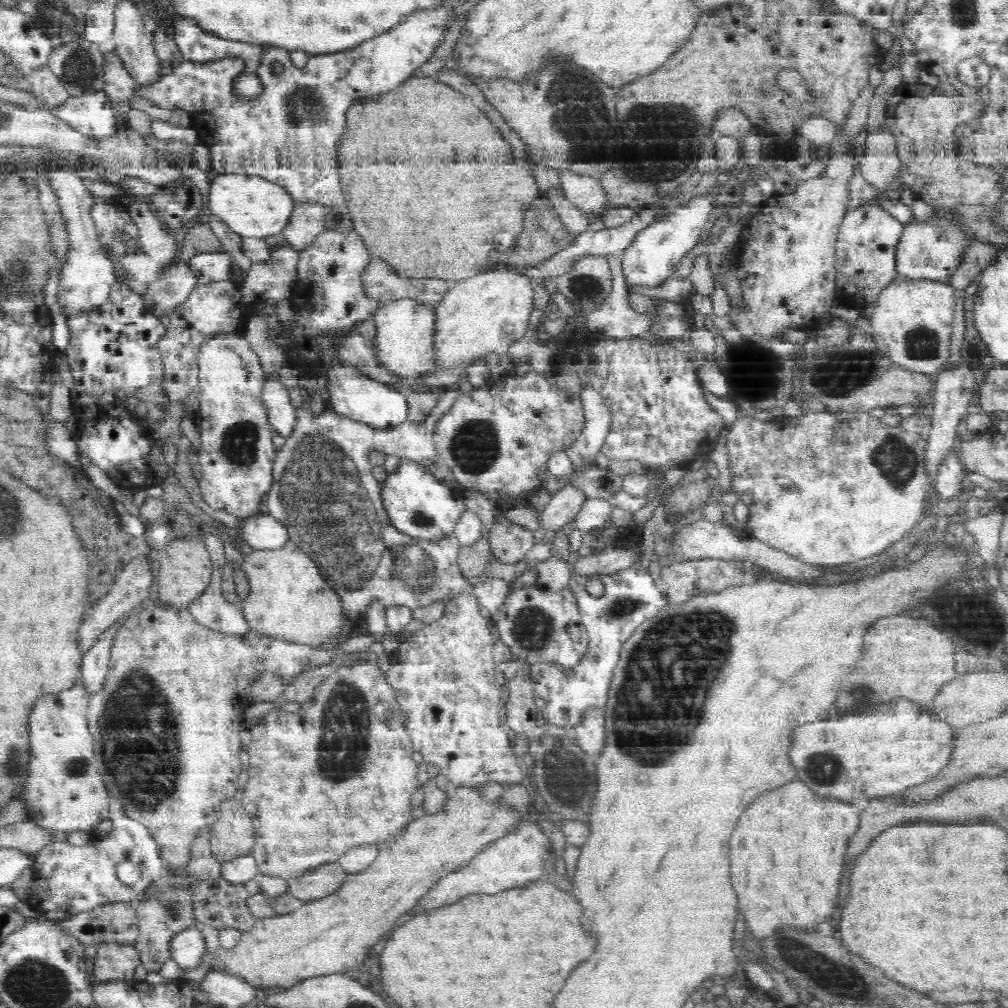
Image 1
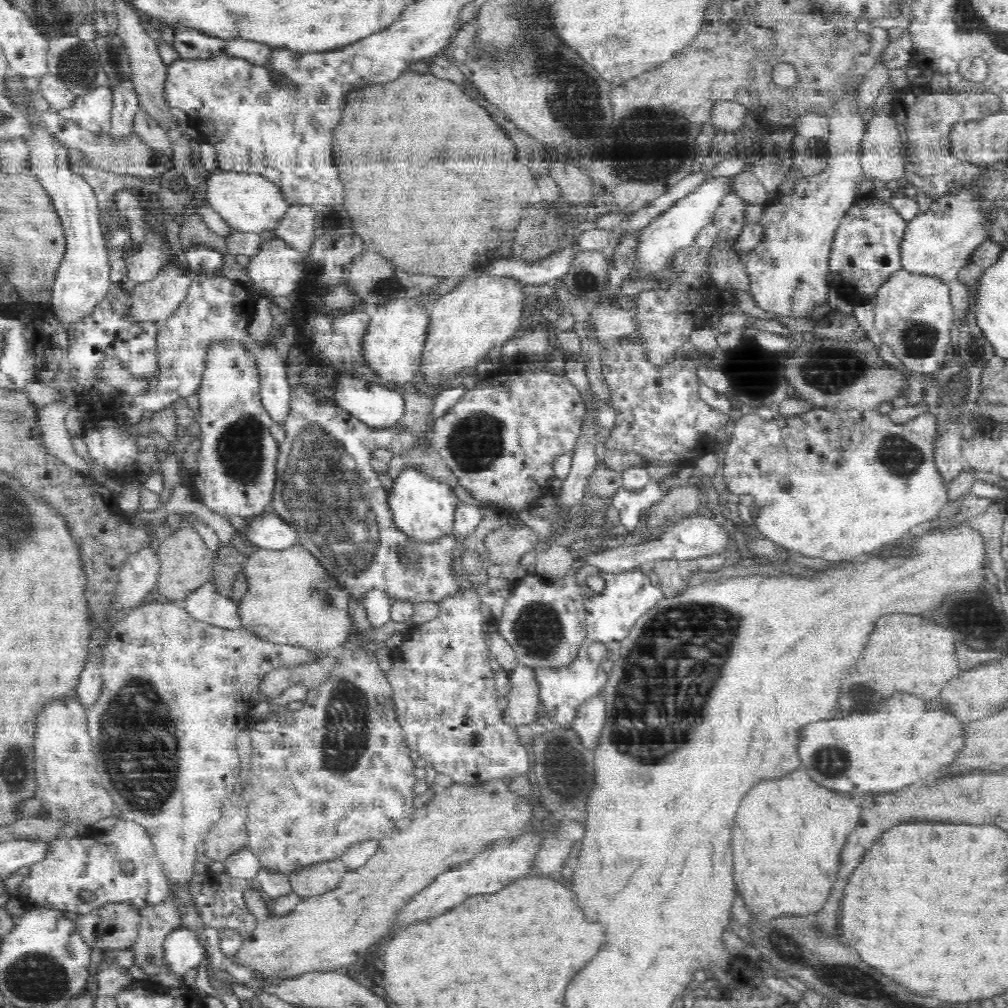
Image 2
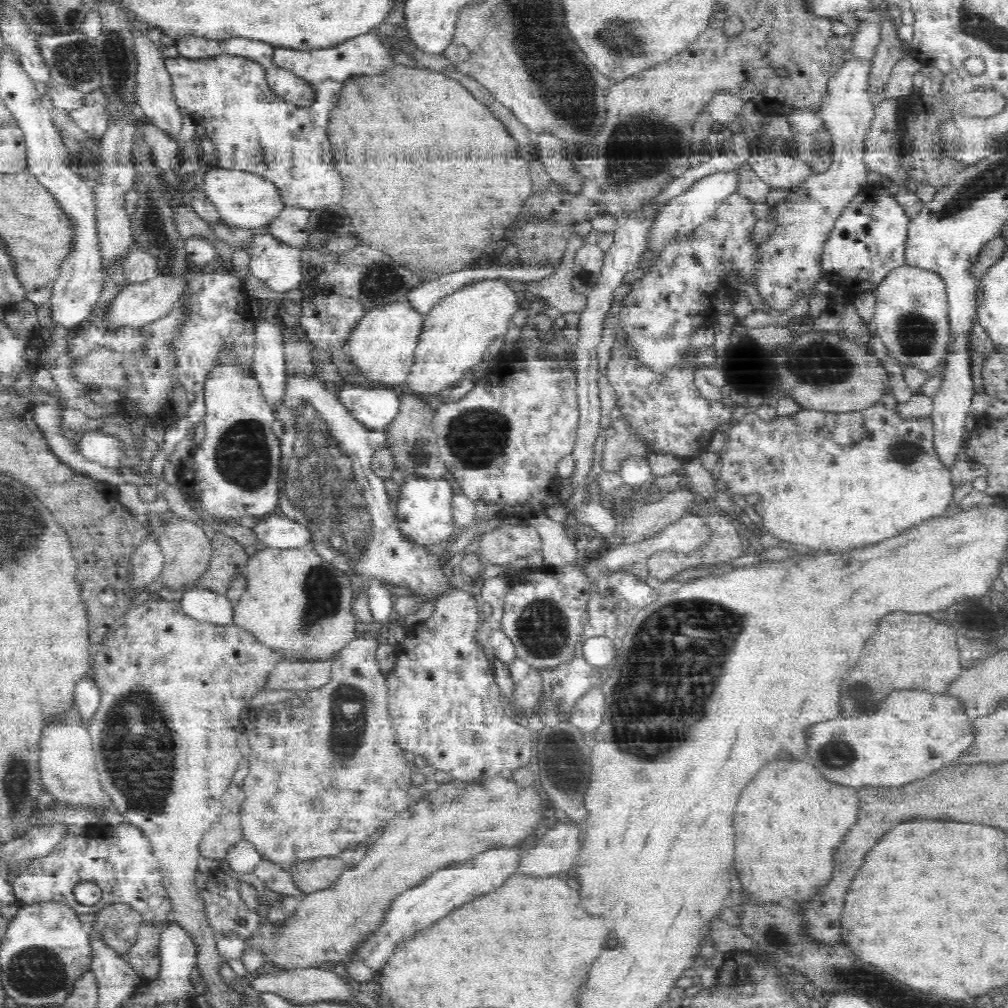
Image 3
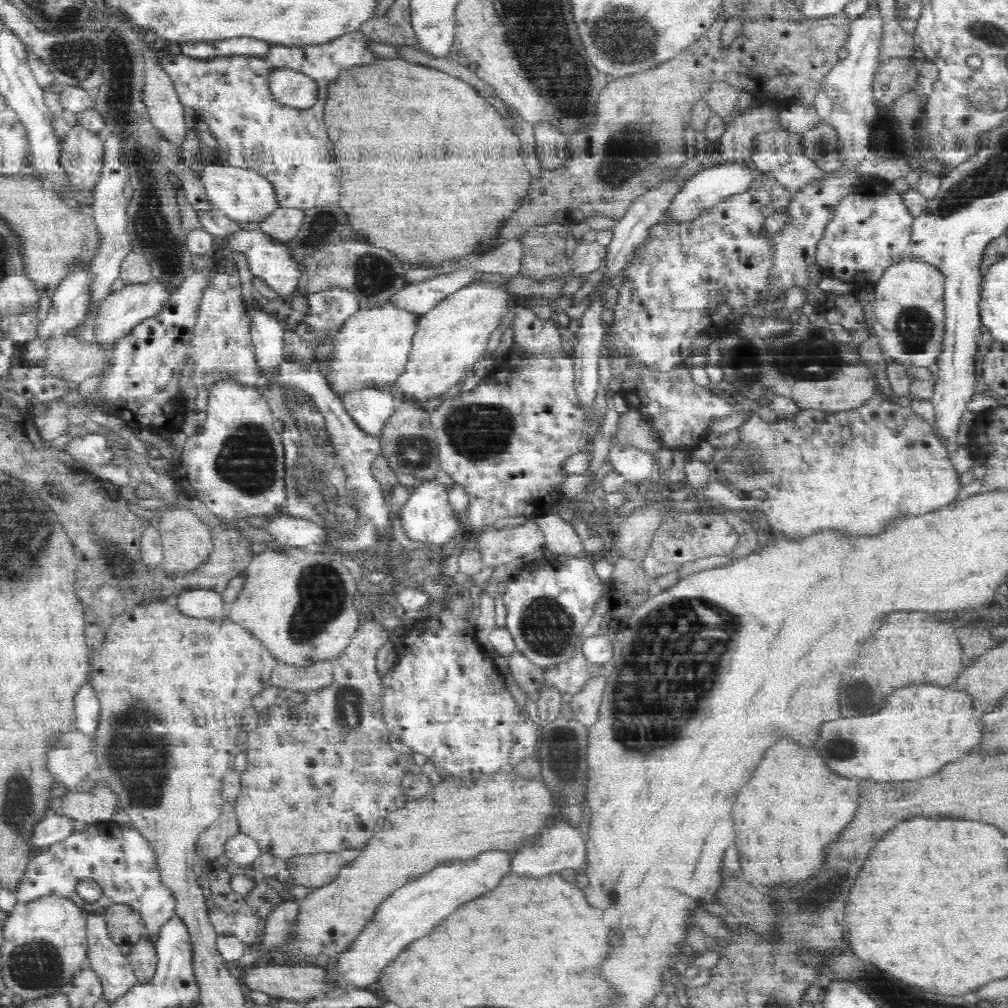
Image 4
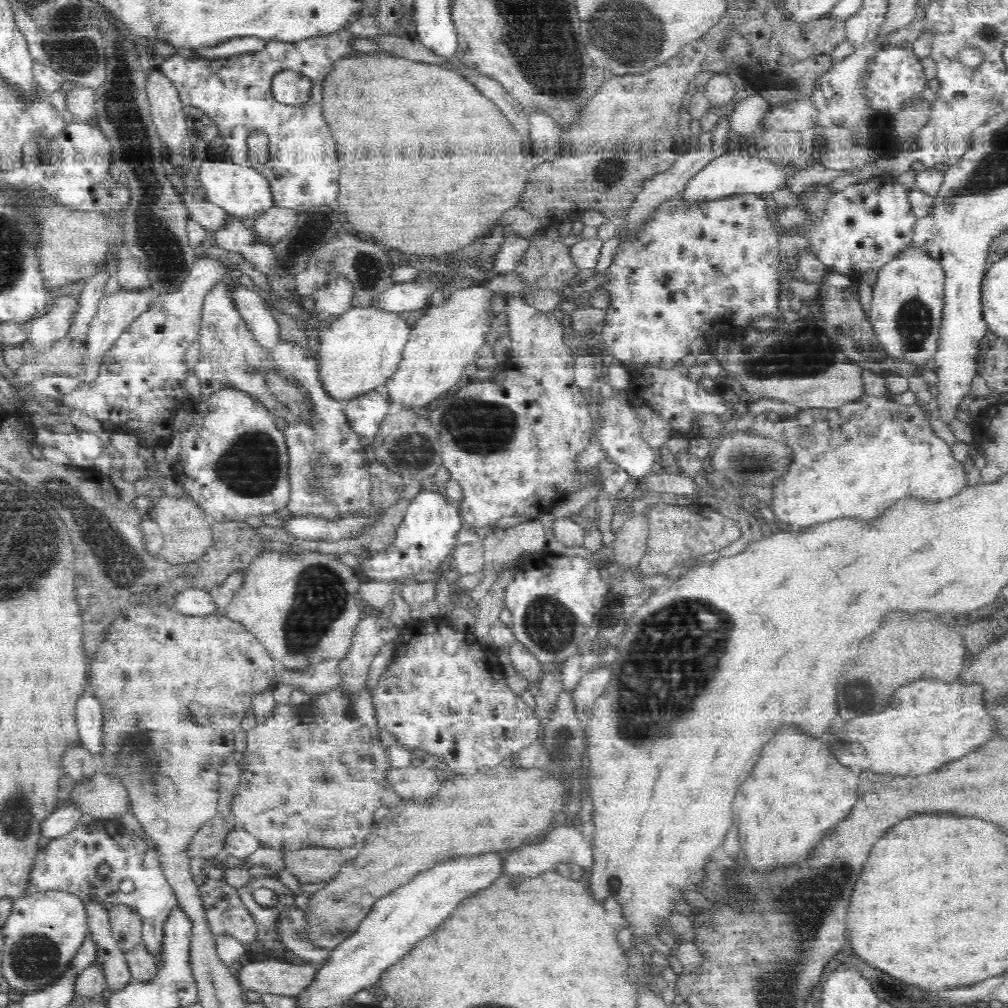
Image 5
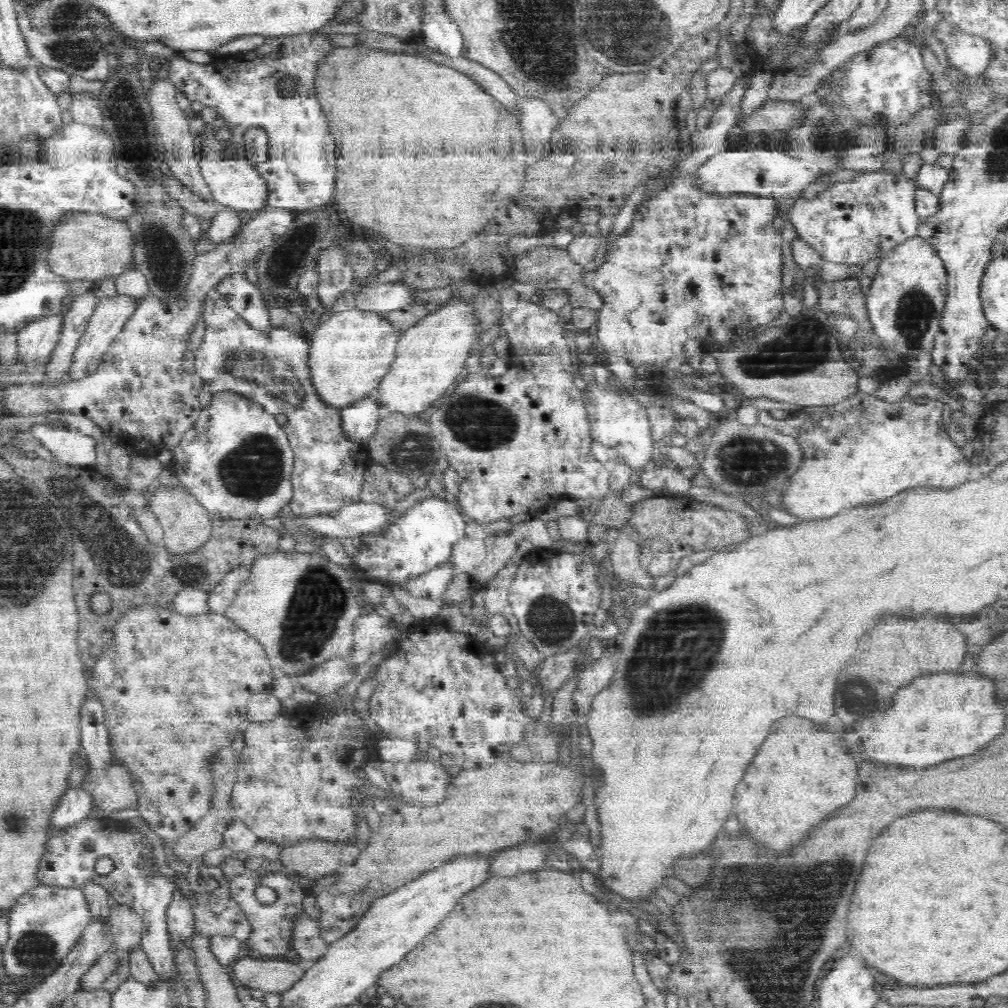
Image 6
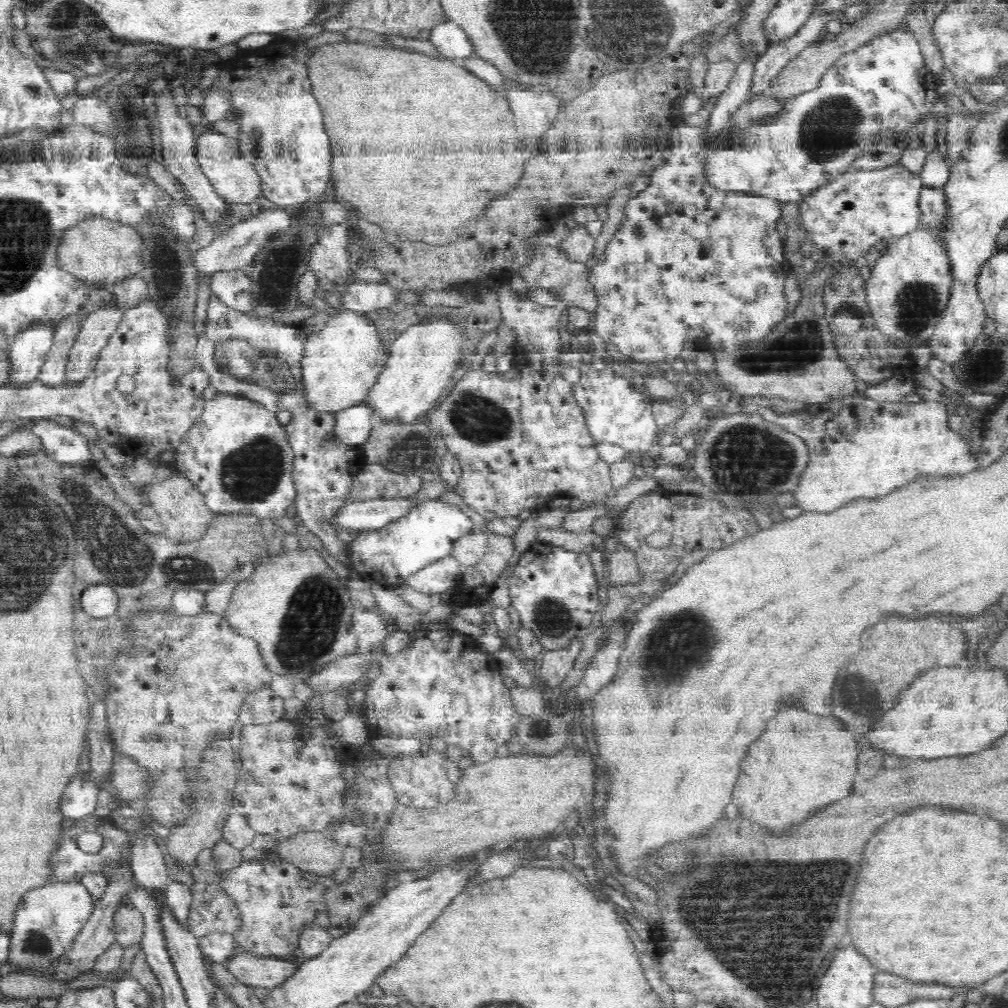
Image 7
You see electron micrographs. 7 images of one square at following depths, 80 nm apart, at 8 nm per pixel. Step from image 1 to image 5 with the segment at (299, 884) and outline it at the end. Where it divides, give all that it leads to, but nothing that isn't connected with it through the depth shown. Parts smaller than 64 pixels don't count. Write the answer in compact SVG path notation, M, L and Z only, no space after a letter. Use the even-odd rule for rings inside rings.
M334 846L297 847L283 853L285 870L300 880L303 884L332 880L338 871L346 864L342 852Z

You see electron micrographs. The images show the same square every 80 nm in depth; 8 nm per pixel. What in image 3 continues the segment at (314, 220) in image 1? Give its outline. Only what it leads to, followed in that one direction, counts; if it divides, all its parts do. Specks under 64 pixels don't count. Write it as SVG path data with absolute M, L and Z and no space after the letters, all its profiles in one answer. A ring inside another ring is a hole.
M283 207L277 218L266 225L268 233L284 244L304 246L308 239L308 214L308 209Z

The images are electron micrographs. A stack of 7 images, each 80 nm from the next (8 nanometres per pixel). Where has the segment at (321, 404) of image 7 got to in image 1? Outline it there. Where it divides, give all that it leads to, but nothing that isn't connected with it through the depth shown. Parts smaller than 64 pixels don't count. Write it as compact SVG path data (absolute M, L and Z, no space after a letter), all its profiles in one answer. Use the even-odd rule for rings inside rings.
M402 298L386 305L379 305L371 318L373 319L372 358L380 369L388 373L388 376L396 377L399 382L408 382L433 370L432 357L429 356L429 351L432 350L433 312L429 312L424 304L410 298Z

